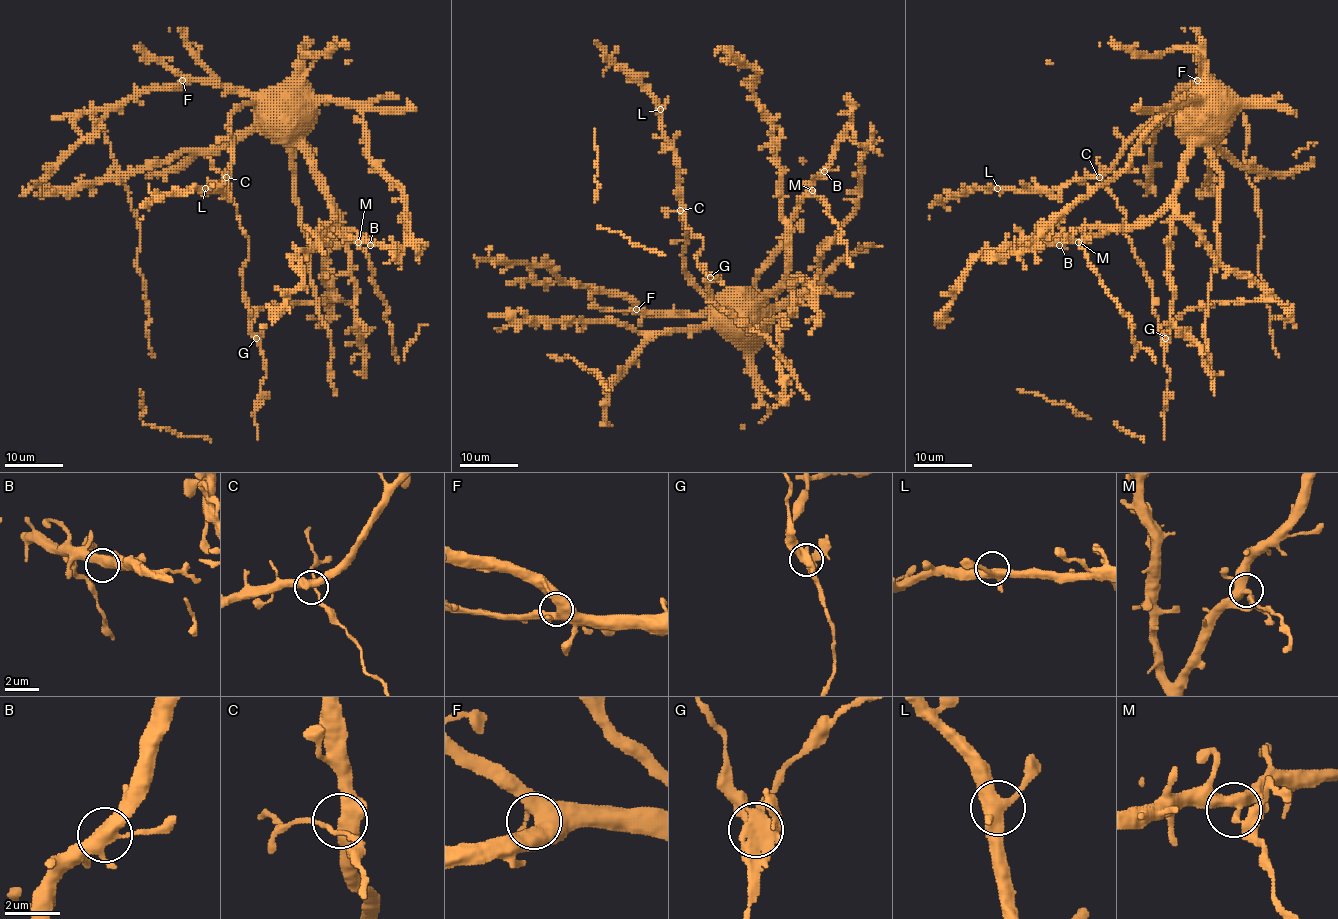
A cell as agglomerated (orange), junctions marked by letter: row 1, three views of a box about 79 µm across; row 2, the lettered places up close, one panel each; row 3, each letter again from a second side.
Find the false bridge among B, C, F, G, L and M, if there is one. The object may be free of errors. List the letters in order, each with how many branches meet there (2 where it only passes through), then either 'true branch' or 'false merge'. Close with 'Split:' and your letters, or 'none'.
B: 4 | true branch
C: 4 | true branch
F: 4 | true branch
G: 4 | false merge
L: 4 | true branch
M: 4 | true branch
Split: G

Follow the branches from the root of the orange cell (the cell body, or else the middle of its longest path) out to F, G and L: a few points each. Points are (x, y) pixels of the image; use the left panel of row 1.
F: (230, 163), (229, 117), (239, 107), (252, 104), (254, 99), (208, 83), (182, 80)
G: (230, 163), (224, 180), (238, 208), (241, 229), (249, 240), (242, 281), (249, 331), (255, 337)
L: (230, 163), (221, 189), (205, 188)

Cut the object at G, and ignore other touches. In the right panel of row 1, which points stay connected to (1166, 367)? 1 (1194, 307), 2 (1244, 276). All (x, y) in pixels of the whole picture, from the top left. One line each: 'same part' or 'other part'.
1: other part
2: same part

